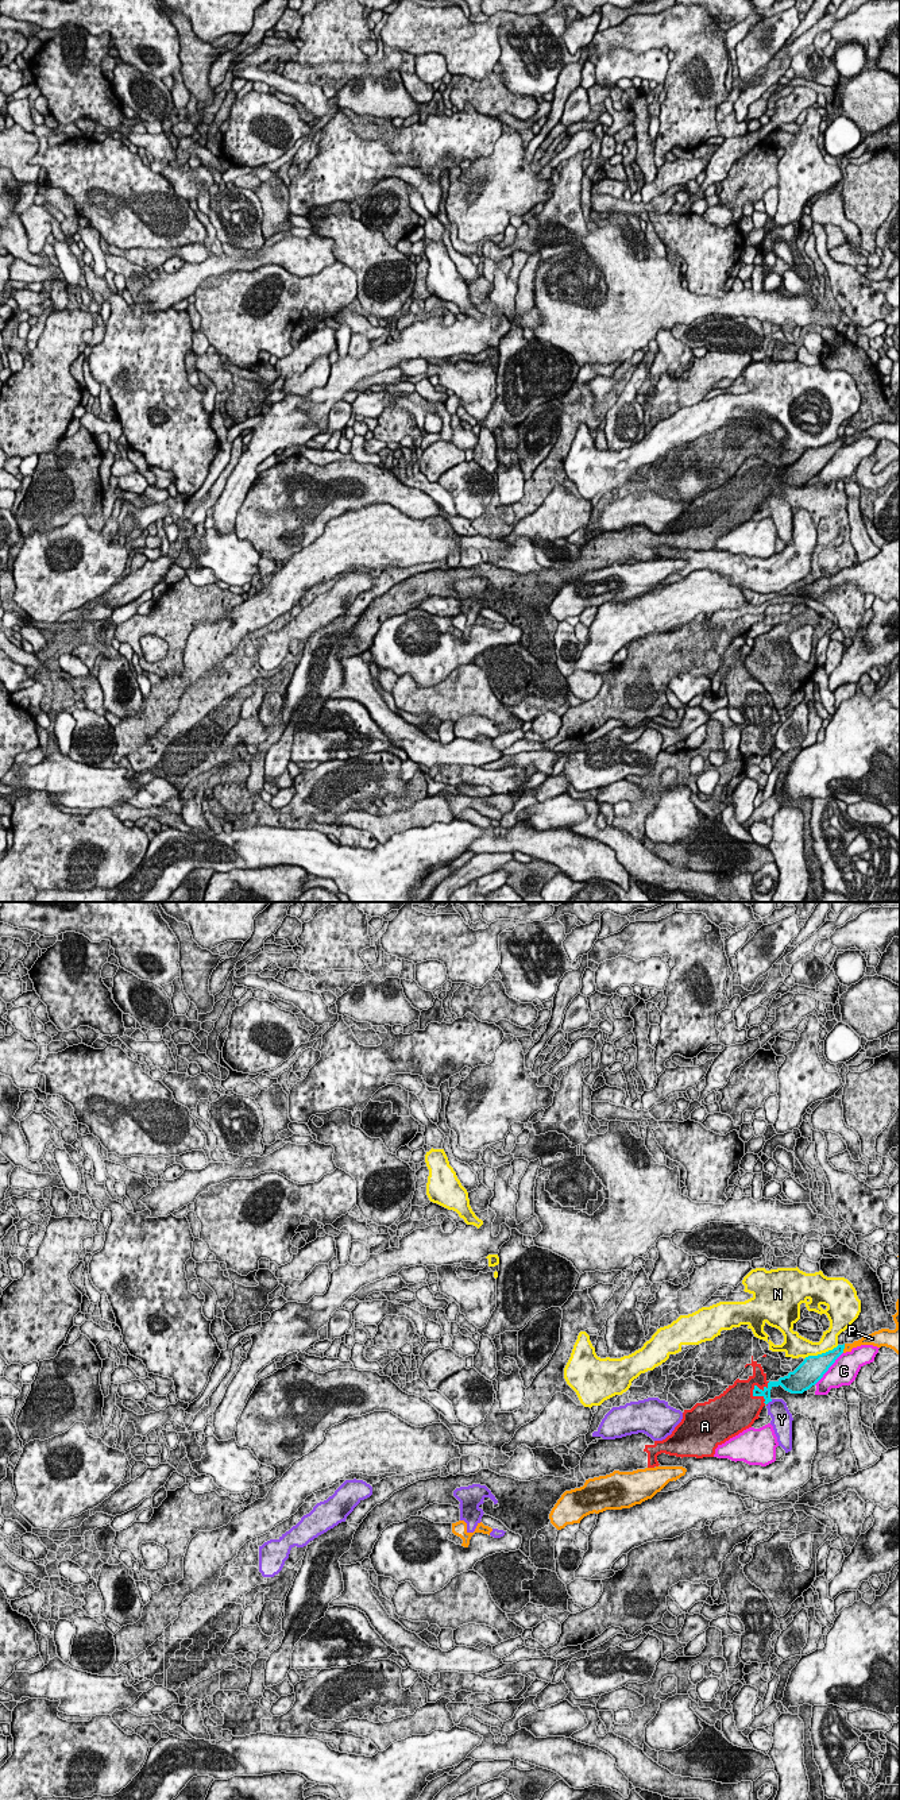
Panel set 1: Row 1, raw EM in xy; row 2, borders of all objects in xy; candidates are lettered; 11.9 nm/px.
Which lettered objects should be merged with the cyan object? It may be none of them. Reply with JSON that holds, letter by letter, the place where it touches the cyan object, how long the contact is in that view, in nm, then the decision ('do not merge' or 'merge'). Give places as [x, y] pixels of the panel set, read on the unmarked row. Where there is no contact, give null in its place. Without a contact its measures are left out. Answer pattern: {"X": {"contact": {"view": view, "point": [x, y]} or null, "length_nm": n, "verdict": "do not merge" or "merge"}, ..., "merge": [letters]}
{"A": {"contact": {"view": "xy", "point": [757, 488]}, "length_nm": 300, "verdict": "merge"}, "C": {"contact": {"view": "xy", "point": [829, 459]}, "length_nm": 550, "verdict": "do not merge"}, "N": {"contact": {"view": "xy", "point": [822, 446]}, "length_nm": 440, "verdict": "do not merge"}, "P": {"contact": {"view": "xy", "point": [844, 440]}, "length_nm": 120, "verdict": "do not merge"}, "Y": {"contact": {"view": "xy", "point": [769, 493]}, "length_nm": 100, "verdict": "do not merge"}, "merge": ["A"]}

